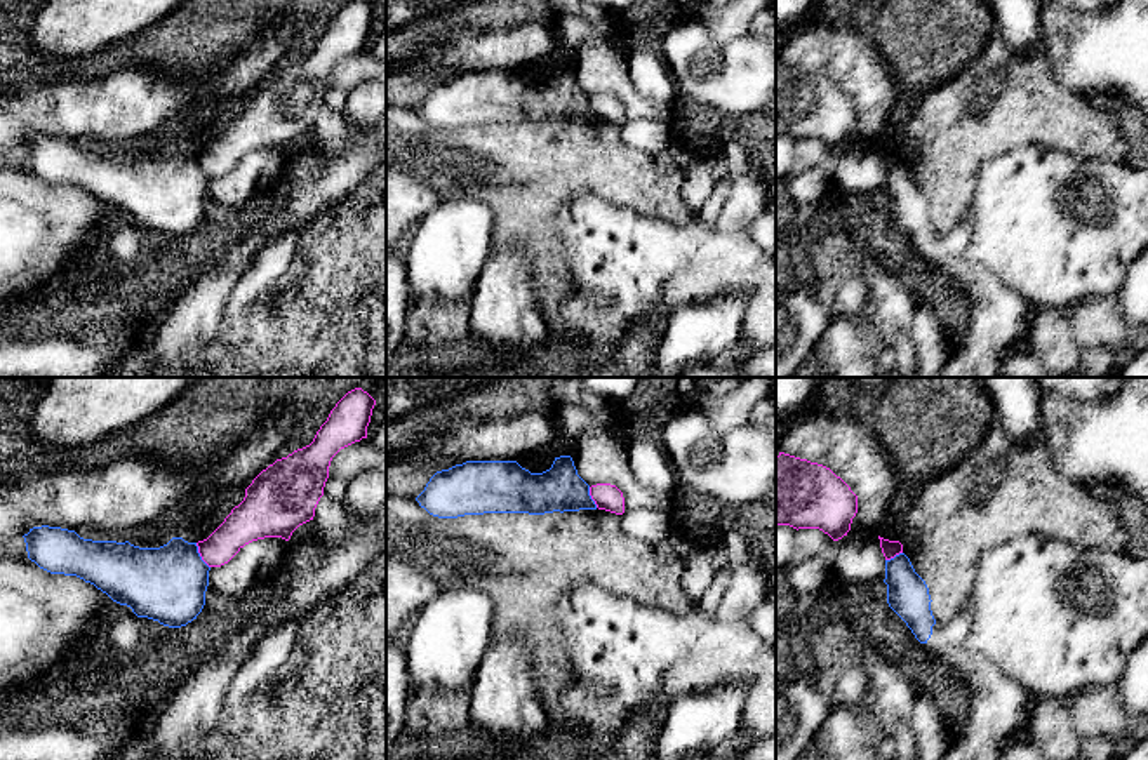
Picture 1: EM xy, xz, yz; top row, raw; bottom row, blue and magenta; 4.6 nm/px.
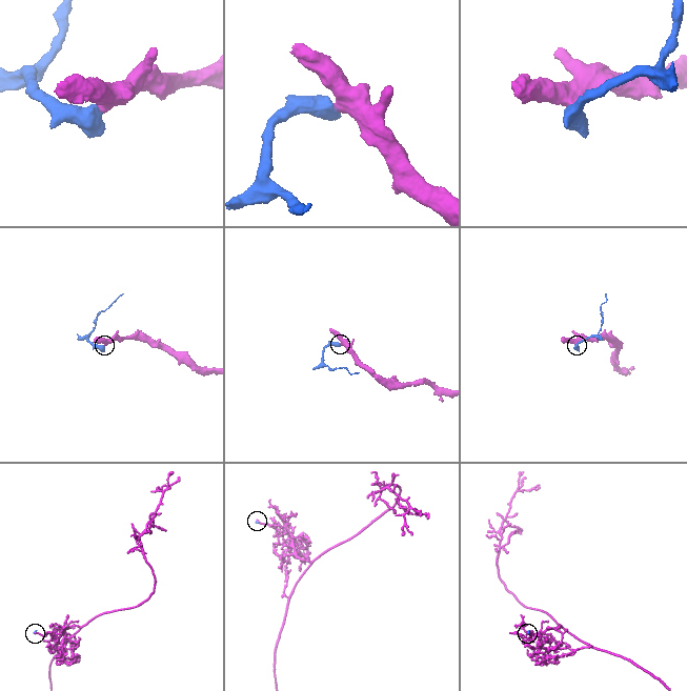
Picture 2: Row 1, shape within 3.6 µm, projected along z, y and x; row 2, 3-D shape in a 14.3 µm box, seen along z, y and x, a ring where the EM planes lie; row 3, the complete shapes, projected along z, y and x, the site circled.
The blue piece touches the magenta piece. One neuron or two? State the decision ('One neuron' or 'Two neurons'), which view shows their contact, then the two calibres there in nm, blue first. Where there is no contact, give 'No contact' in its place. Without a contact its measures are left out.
Two neurons. Touches blue in xy. Thickness 340 nm (blue) against 170 nm

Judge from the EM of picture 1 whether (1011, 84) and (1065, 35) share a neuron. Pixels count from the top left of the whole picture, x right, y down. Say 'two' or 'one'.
two

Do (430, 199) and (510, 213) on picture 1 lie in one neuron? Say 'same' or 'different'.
different

